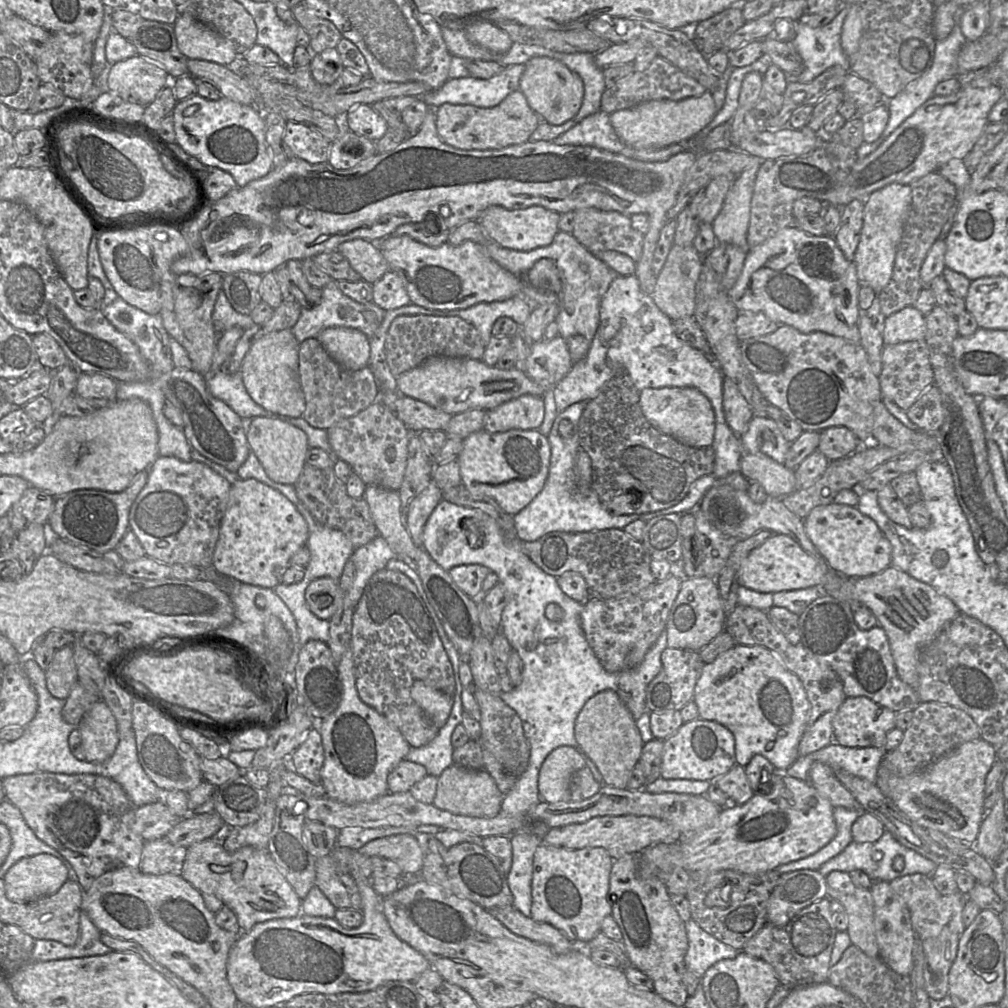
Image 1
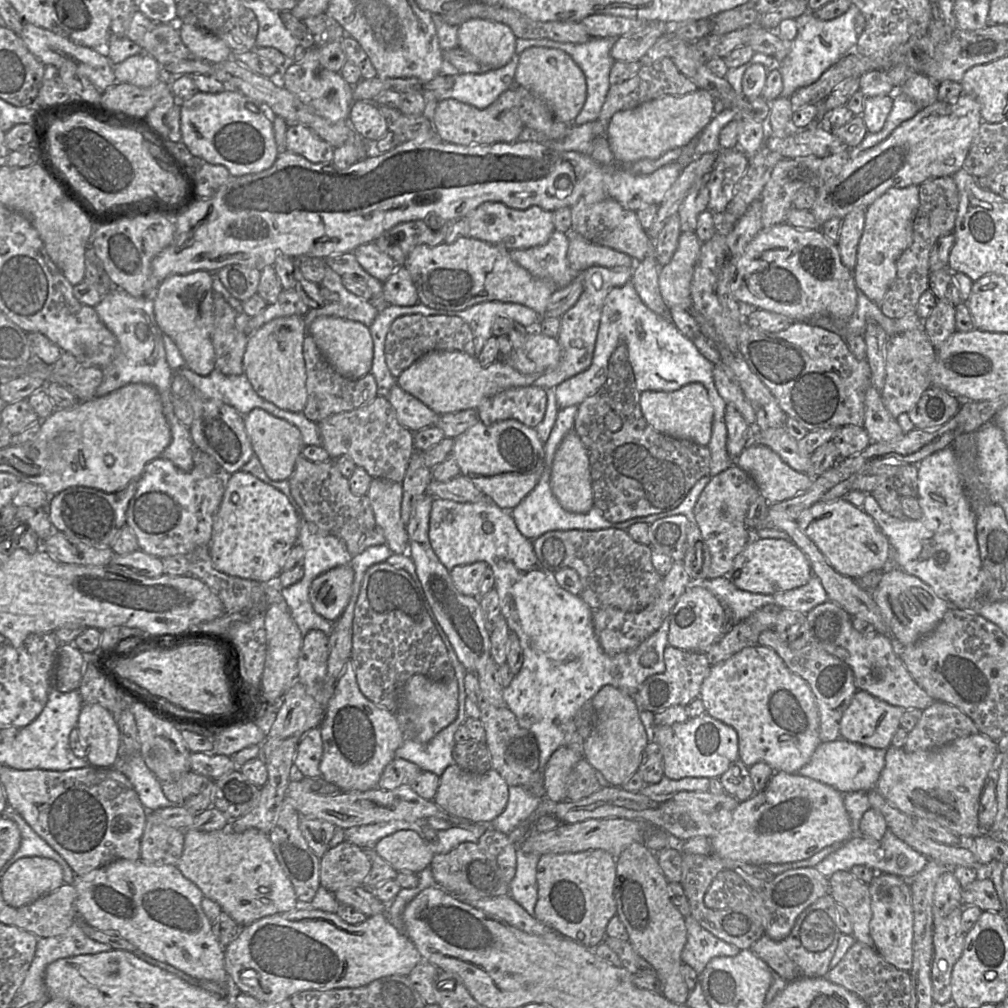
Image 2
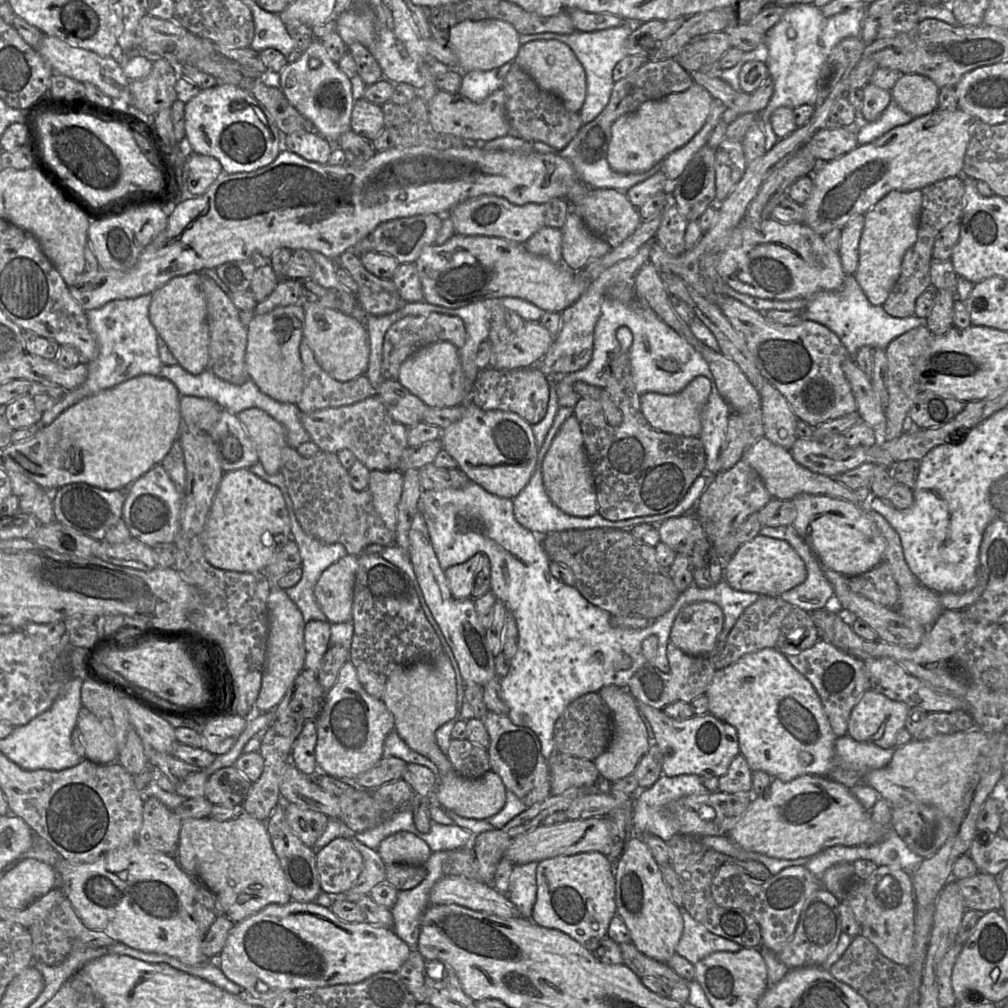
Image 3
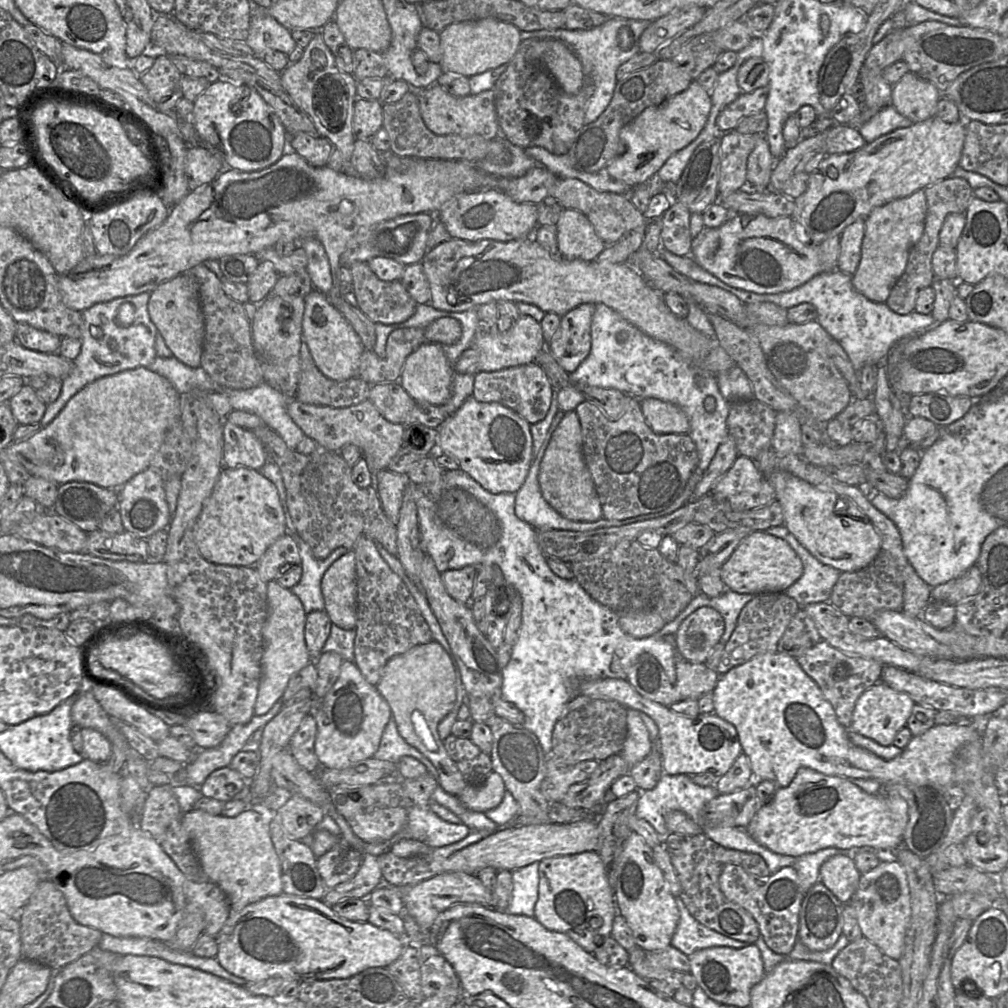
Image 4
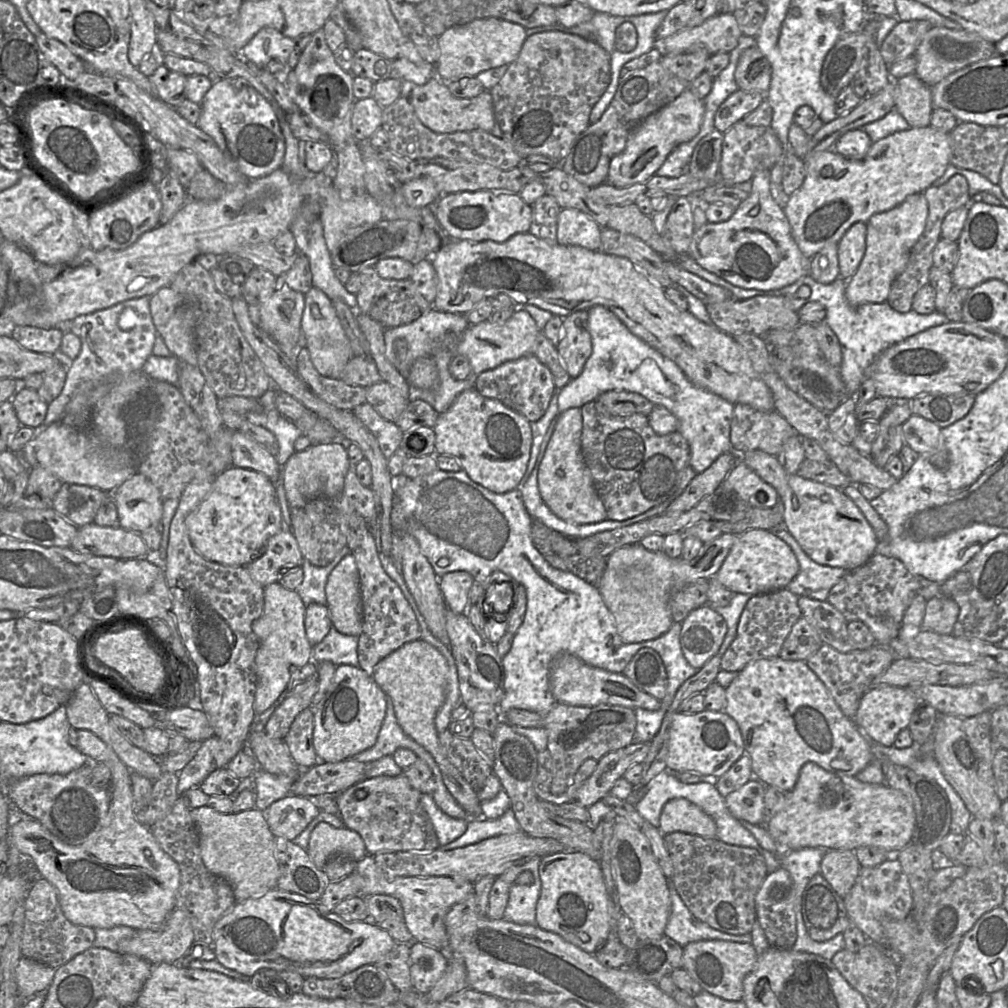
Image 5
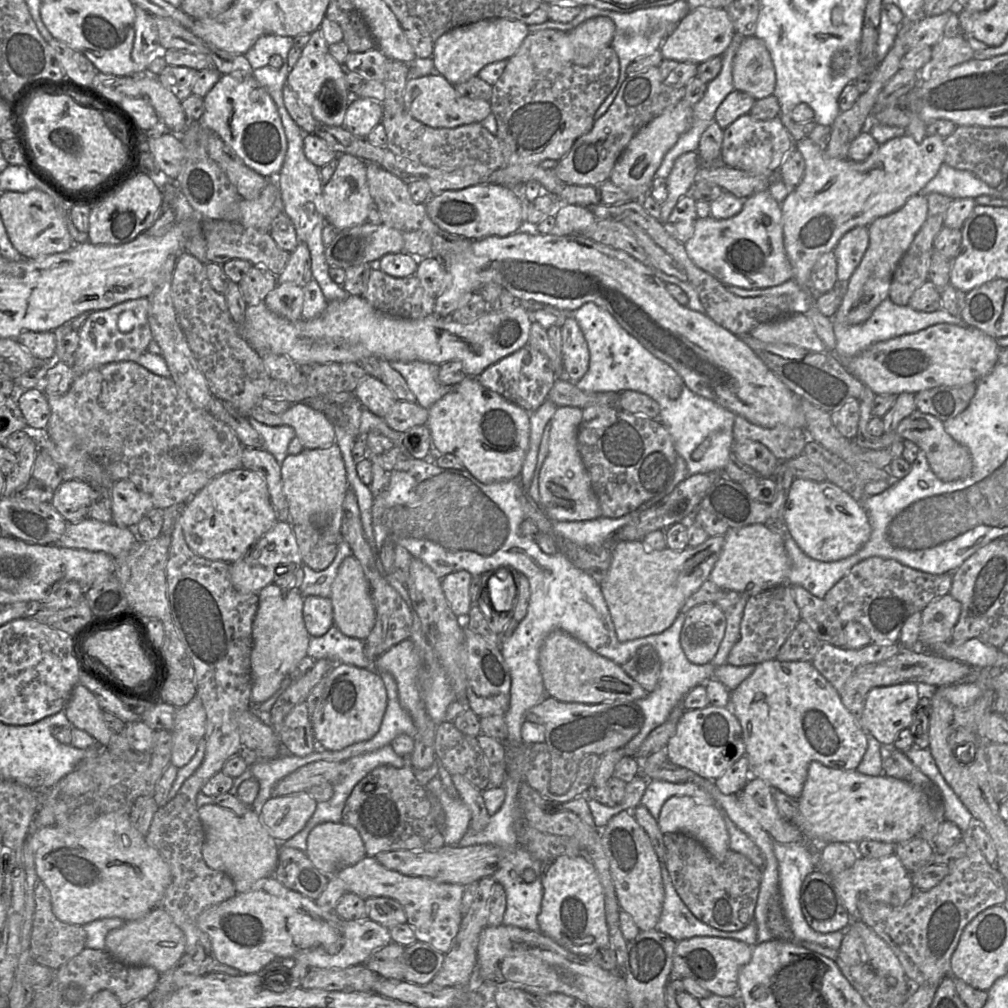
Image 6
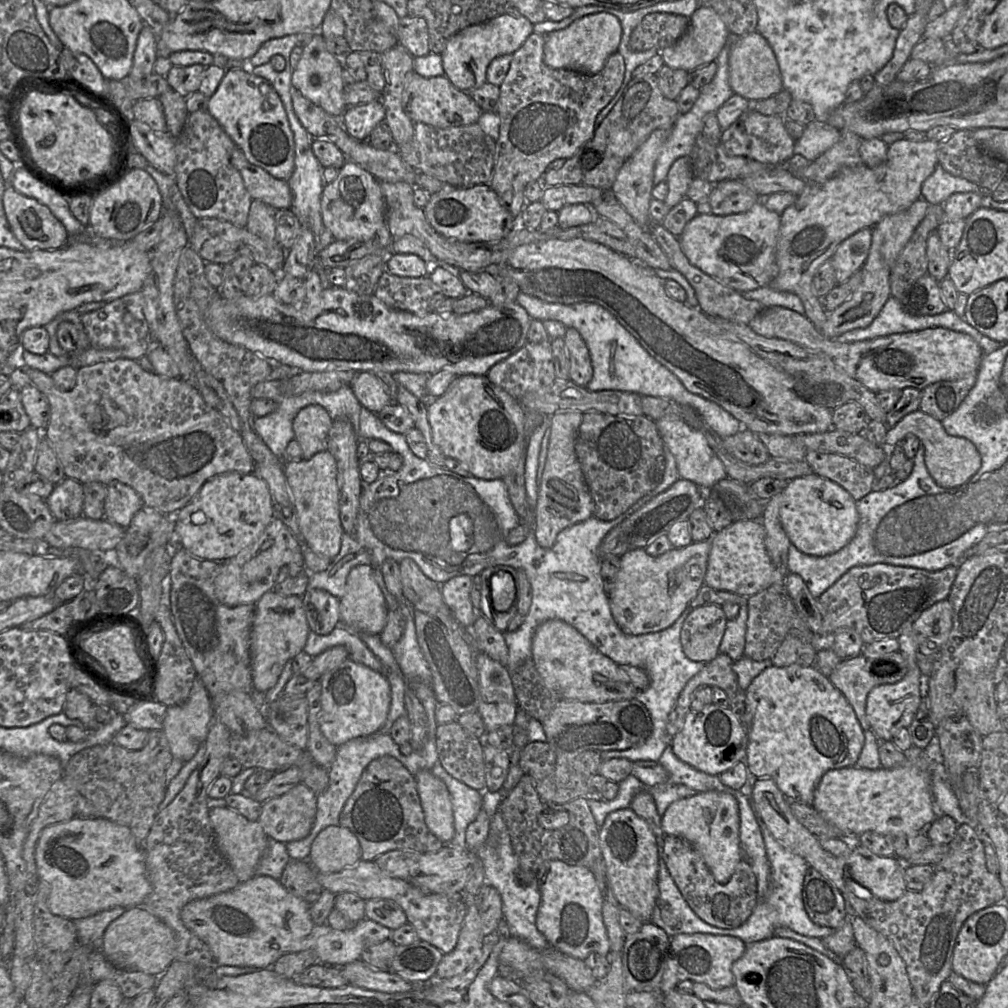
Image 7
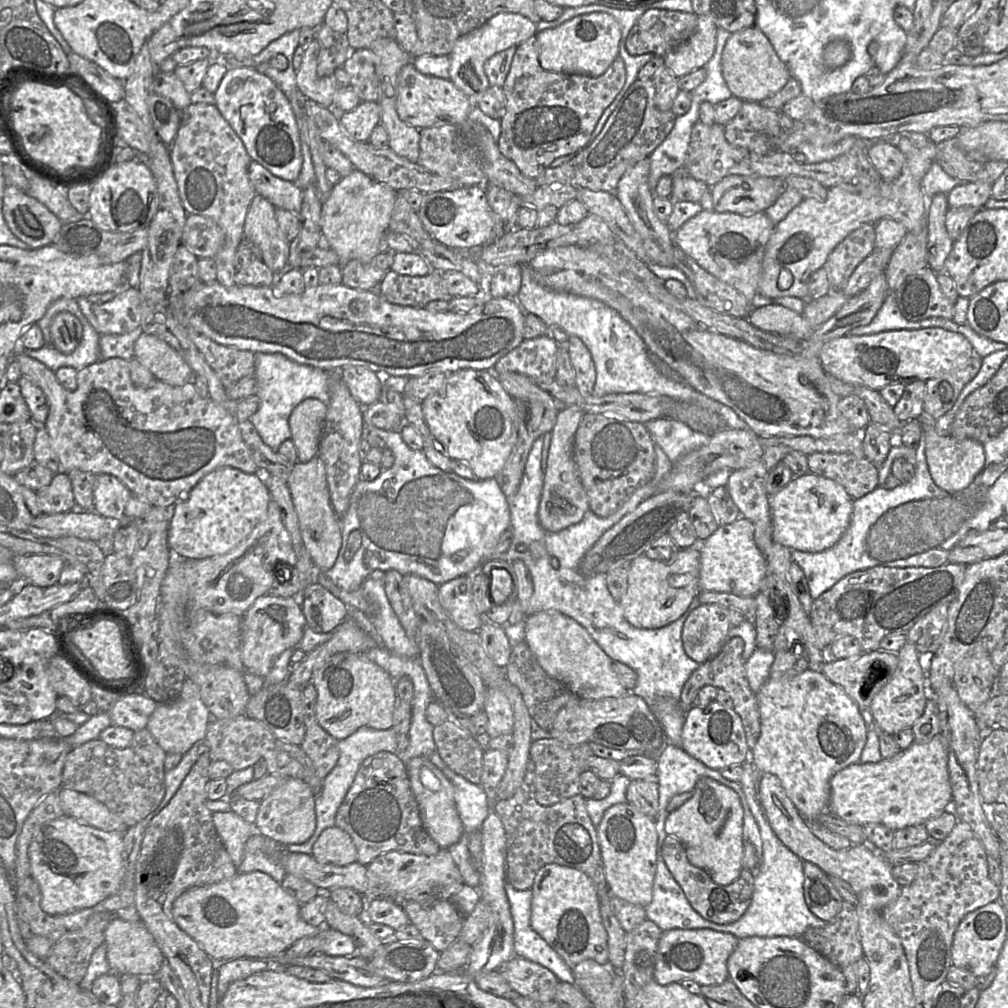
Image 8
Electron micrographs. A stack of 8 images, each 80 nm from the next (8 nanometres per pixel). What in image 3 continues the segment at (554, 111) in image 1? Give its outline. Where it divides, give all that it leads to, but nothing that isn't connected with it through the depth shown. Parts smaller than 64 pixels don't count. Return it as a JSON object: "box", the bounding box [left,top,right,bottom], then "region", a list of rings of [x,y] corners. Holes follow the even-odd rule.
{"box":[514,40,586,112],"region":[[[535,40],[518,50],[514,62],[544,91],[557,95],[567,111],[580,112],[586,98],[586,75],[573,51],[558,40]]]}

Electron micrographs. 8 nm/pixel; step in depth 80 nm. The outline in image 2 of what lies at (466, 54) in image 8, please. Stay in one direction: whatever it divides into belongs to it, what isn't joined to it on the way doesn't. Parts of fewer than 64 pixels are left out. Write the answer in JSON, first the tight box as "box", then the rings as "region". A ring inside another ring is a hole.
{"box":[457,19,516,69],"region":[[[490,19],[463,22],[457,37],[459,48],[491,69],[504,66],[515,54],[516,37],[510,27]]]}

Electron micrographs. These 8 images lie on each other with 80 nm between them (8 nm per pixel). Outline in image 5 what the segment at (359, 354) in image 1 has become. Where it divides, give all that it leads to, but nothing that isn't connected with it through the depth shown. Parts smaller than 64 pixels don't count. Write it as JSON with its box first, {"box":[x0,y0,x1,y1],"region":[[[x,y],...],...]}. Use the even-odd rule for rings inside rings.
{"box":[301,286,354,379],"region":[[[314,286],[304,294],[304,297],[305,306],[301,320],[304,346],[308,349],[311,361],[320,375],[340,379],[344,368],[354,355],[336,309],[332,300]]]}

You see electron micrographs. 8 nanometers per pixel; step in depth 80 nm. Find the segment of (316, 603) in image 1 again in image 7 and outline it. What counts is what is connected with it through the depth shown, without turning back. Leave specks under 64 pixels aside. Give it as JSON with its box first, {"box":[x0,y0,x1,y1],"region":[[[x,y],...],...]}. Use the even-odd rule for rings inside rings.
{"box":[340,566,388,635],"region":[[[355,566],[340,598],[340,624],[357,633],[379,635],[385,627],[388,610],[373,568]]]}

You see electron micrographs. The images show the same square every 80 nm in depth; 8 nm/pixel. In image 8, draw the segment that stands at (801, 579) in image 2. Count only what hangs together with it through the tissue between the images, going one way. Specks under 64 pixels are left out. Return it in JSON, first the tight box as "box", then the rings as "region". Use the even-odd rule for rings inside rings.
{"box":[697,517,766,597],"region":[[[744,517],[723,525],[697,545],[700,552],[700,591],[730,593],[740,597],[753,597],[762,589],[765,579],[766,557],[754,541],[754,525]]]}

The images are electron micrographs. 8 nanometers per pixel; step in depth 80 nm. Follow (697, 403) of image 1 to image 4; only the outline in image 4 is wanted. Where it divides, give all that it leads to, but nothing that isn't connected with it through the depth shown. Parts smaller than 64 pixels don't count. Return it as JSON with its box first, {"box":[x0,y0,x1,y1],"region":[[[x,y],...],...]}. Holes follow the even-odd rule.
{"box":[640,398,689,434],"region":[[[657,398],[640,400],[643,416],[657,434],[688,433],[689,420],[676,405]]]}

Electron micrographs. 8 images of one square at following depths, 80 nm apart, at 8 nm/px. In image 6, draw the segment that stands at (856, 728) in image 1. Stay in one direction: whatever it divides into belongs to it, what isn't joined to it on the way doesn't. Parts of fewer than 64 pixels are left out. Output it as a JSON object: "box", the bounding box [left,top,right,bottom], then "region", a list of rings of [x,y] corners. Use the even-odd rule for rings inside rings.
{"box":[863,682,921,746],"region":[[[914,682],[872,688],[866,695],[863,718],[881,745],[891,746],[902,729],[908,729],[921,696]]]}

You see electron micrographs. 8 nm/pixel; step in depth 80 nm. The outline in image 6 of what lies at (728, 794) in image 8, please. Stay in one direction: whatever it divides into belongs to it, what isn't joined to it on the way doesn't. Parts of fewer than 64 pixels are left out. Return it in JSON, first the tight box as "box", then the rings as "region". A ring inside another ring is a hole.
{"box":[657,796,730,861],"region":[[[673,796],[663,804],[657,823],[662,834],[682,833],[692,837],[717,861],[723,861],[730,850],[723,814],[717,806],[700,804],[688,796]]]}

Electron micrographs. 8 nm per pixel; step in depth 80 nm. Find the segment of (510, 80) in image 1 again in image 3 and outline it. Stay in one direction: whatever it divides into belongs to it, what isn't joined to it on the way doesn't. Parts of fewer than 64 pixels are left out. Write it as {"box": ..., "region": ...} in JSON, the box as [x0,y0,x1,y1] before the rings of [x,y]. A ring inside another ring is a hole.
{"box":[458,61,513,103],"region":[[[513,61],[491,70],[475,70],[463,73],[458,94],[476,103],[483,102],[495,90],[502,88],[512,63]]]}

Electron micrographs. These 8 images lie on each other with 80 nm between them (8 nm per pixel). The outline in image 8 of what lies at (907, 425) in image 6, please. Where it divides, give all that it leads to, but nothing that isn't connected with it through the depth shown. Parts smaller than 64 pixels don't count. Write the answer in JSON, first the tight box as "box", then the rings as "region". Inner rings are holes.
{"box":[917,414,984,493],"region":[[[922,414],[917,420],[926,439],[926,460],[934,483],[949,493],[967,488],[984,468],[983,444],[973,439],[957,440],[951,436],[940,436],[936,431],[937,419],[928,415]]]}

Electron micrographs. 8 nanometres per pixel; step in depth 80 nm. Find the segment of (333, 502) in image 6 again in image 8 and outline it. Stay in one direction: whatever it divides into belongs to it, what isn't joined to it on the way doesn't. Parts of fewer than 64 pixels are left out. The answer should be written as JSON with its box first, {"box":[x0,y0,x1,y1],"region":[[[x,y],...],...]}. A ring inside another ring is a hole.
{"box":[287,455,342,570],"region":[[[317,455],[305,463],[295,462],[287,485],[297,511],[302,540],[312,561],[318,570],[331,569],[341,548],[342,533],[340,519],[331,505],[326,470],[322,459]]]}

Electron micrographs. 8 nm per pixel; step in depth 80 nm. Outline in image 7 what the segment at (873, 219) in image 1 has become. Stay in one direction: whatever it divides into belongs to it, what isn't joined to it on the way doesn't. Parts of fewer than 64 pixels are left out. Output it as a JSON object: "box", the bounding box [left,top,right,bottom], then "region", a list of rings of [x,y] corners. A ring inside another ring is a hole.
{"box":[820,197,929,339],"region":[[[921,197],[908,209],[882,218],[882,220],[872,228],[870,251],[861,268],[862,281],[848,300],[827,315],[827,320],[820,331],[825,337],[836,339],[847,331],[866,328],[877,317],[891,296],[891,269],[909,242],[914,231],[926,216],[928,207],[929,203]]]}

